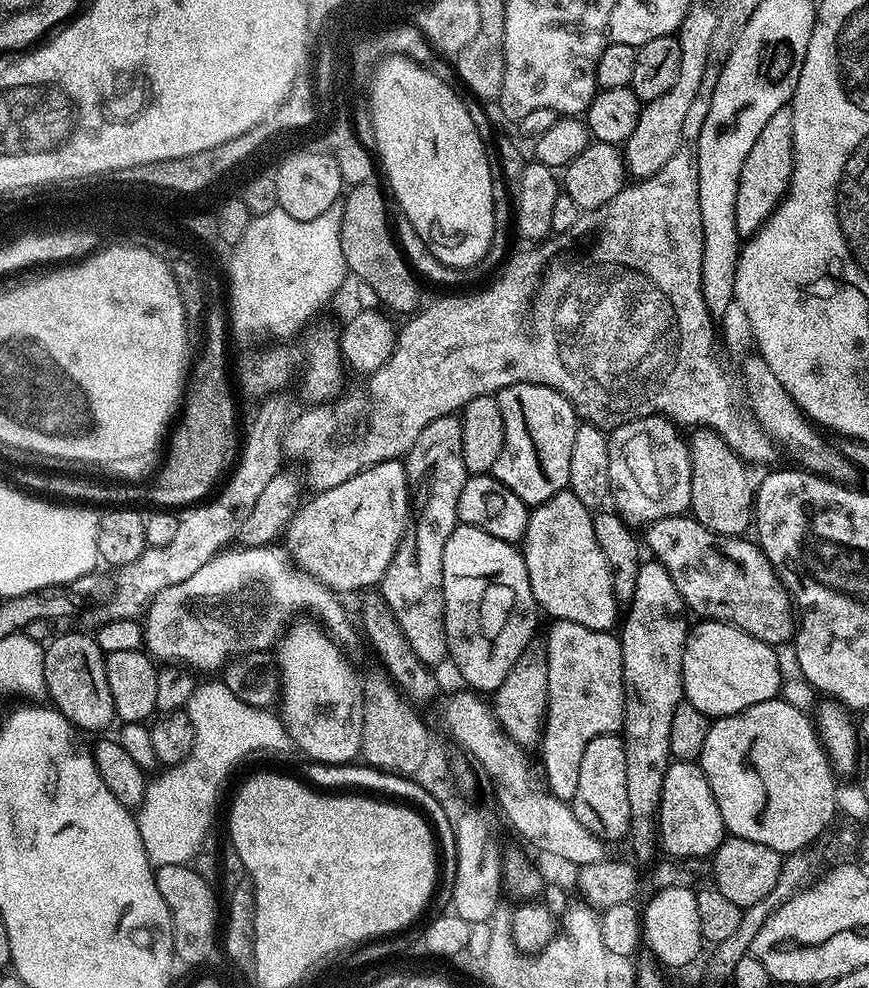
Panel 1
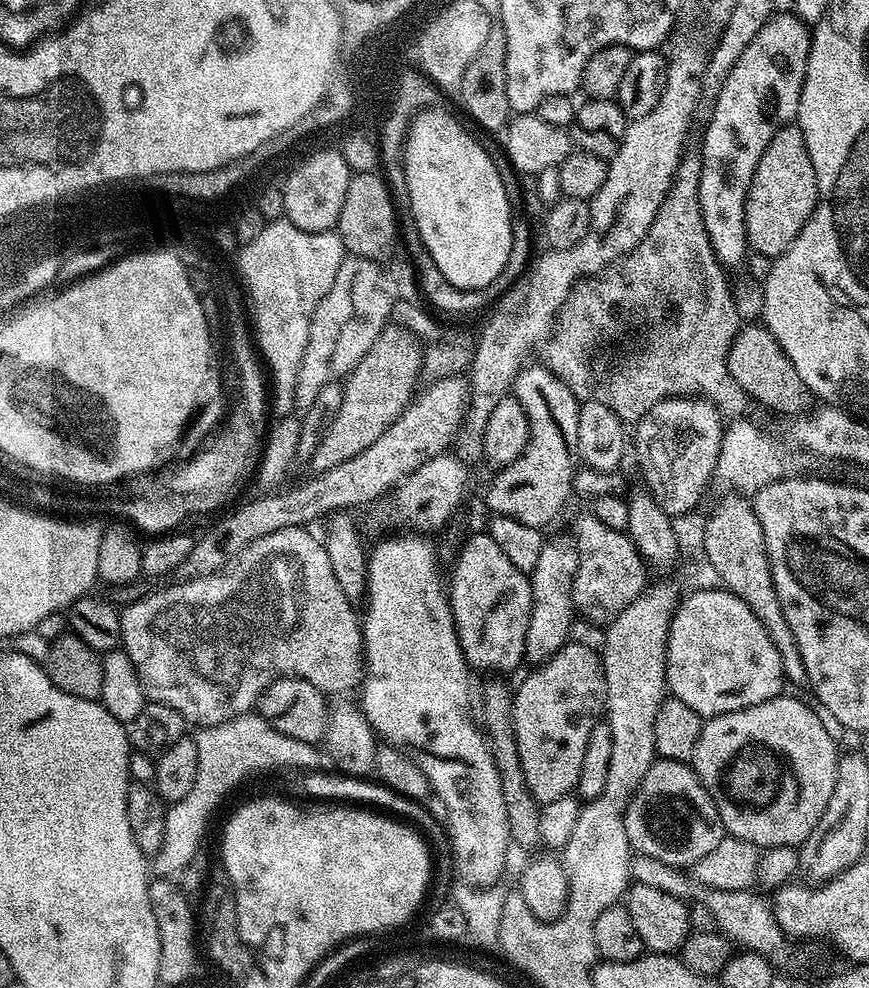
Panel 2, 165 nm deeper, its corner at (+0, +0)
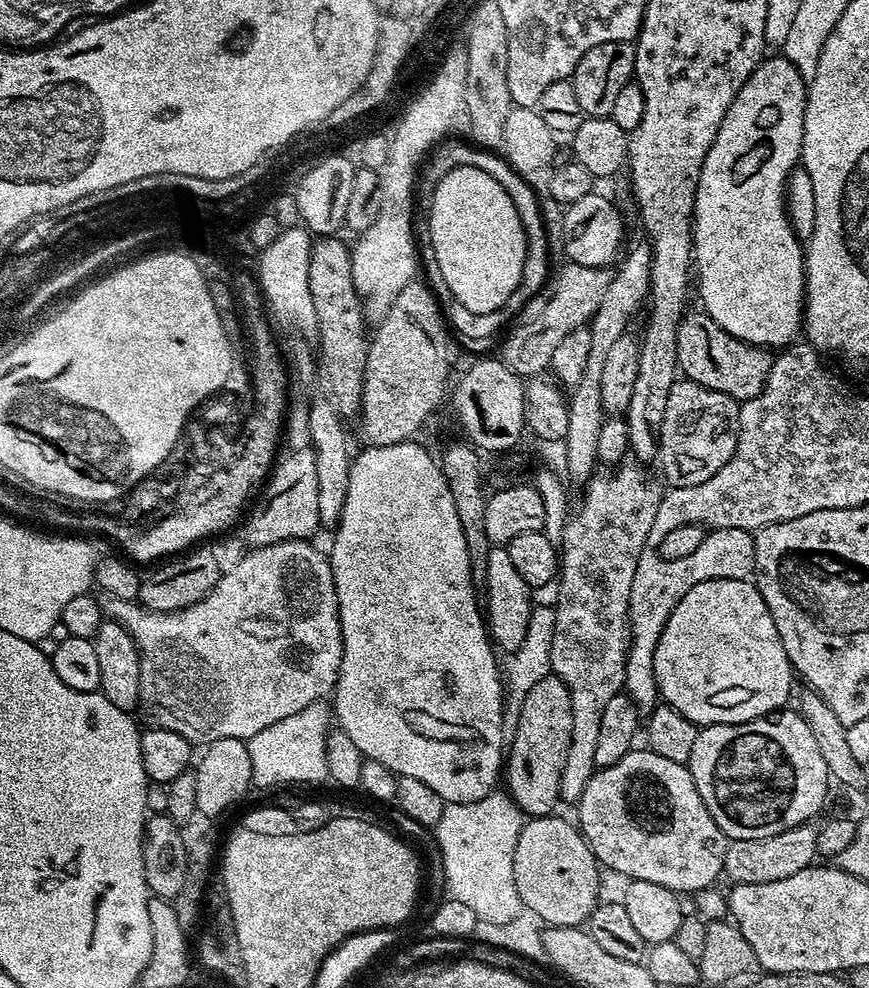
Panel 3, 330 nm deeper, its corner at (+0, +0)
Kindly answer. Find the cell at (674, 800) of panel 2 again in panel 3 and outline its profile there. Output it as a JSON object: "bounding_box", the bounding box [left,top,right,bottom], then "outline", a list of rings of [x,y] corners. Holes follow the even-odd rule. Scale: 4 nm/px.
{"bounding_box":[574,750,730,894],"outline":[[[647,750],[630,751],[618,758],[614,766],[597,768],[592,773],[574,811],[580,835],[596,856],[596,863],[607,871],[609,868],[620,876],[628,876],[629,881],[658,882],[658,886],[666,886],[677,894],[699,894],[705,888],[713,887],[716,879],[721,879],[730,841],[718,822],[714,822],[710,810],[706,810],[706,802],[702,802],[698,786],[694,786],[687,764],[670,762],[670,758]]]}

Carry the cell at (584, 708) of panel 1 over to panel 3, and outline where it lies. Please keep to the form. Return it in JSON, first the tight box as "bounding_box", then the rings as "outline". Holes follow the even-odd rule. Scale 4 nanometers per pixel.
{"bounding_box":[506,675,571,818],"outline":[[[548,675],[535,683],[534,688],[526,694],[526,700],[522,704],[521,717],[514,734],[513,746],[506,753],[506,780],[508,776],[506,791],[525,817],[535,818],[549,815],[555,809],[552,807],[561,803],[562,766],[566,766],[566,750],[570,750],[571,733],[570,694],[557,676]]]}

